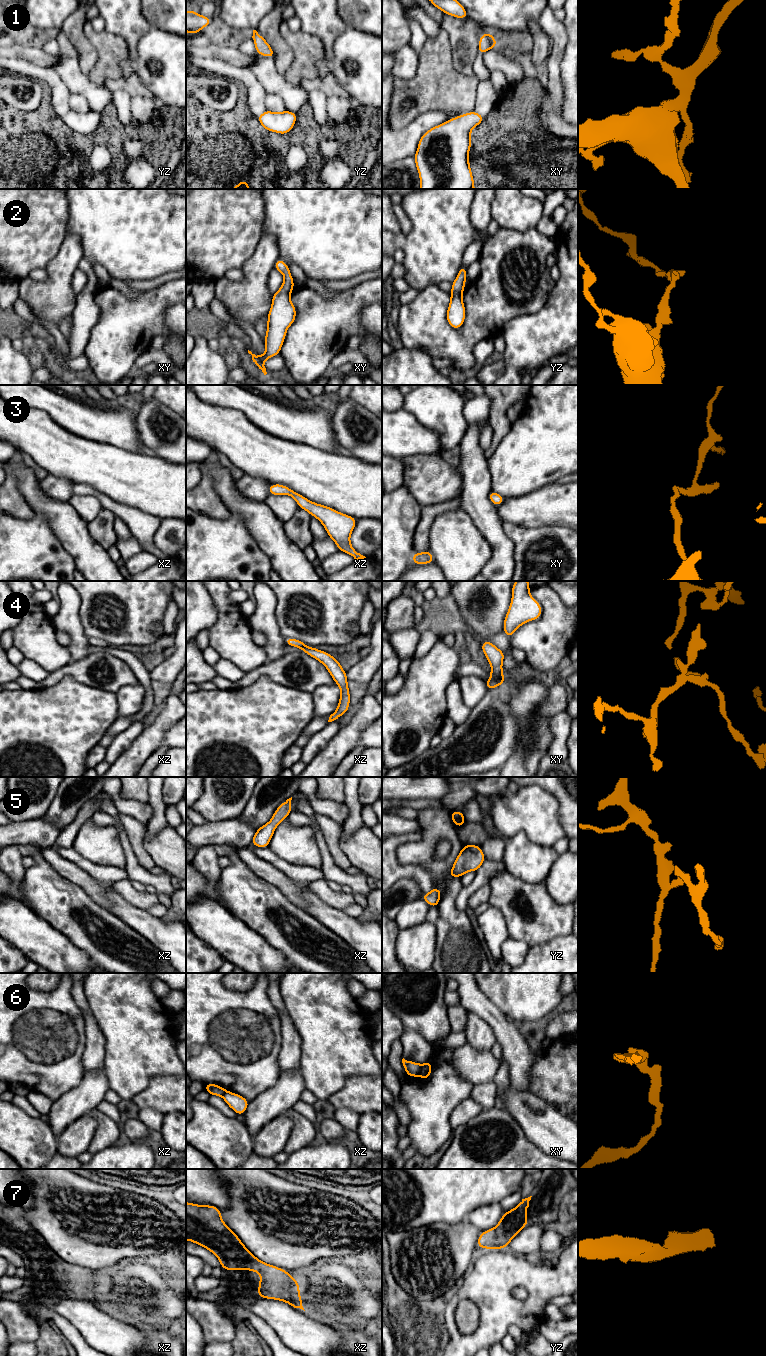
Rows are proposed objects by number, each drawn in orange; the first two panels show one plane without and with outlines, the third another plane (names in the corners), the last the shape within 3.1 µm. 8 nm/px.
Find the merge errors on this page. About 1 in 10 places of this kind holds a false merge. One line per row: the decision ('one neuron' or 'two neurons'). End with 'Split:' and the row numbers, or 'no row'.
1: one neuron
2: one neuron
3: one neuron
4: two neurons
5: one neuron
6: two neurons
7: one neuron
Split: 4, 6

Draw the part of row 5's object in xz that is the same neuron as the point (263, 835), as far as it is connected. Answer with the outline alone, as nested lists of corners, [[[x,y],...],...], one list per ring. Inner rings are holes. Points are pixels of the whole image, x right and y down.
[[[292,797],[284,801],[274,812],[272,819],[265,825],[257,829],[252,841],[252,846],[268,848],[269,842],[274,834],[274,831],[279,823],[285,820],[292,812],[291,810]]]

